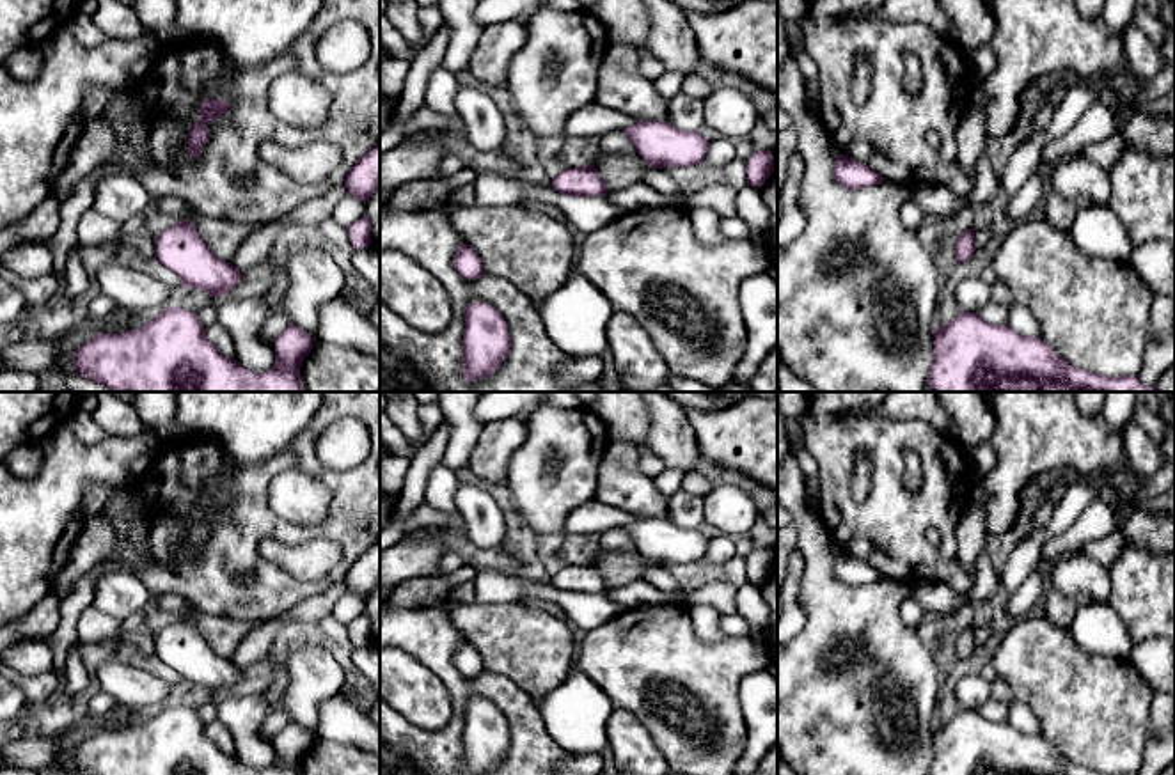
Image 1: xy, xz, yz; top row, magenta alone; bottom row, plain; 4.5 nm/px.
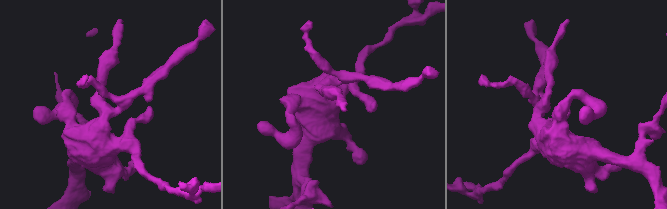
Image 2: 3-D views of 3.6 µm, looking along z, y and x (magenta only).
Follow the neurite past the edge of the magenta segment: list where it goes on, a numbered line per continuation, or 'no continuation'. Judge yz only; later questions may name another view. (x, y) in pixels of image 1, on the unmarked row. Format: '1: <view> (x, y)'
no continuation

